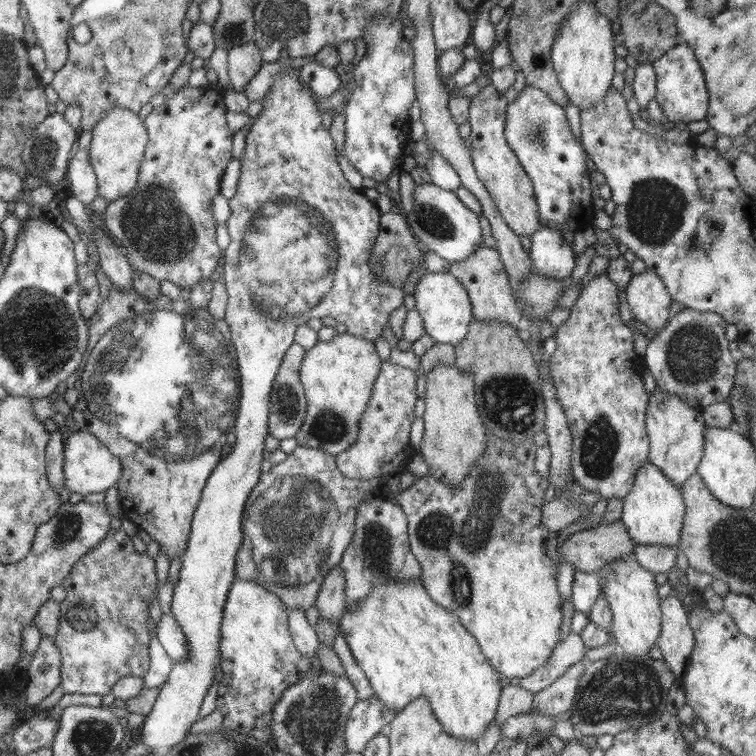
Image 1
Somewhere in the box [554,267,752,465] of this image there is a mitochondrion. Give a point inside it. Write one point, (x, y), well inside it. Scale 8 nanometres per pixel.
(694, 355)

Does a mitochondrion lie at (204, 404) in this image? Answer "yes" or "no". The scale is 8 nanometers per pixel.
yes

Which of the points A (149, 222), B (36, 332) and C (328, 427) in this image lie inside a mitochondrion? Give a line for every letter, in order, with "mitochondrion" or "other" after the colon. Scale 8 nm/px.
A: mitochondrion
B: mitochondrion
C: mitochondrion

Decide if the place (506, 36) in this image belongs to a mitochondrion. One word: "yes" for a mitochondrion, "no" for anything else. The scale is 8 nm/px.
no

